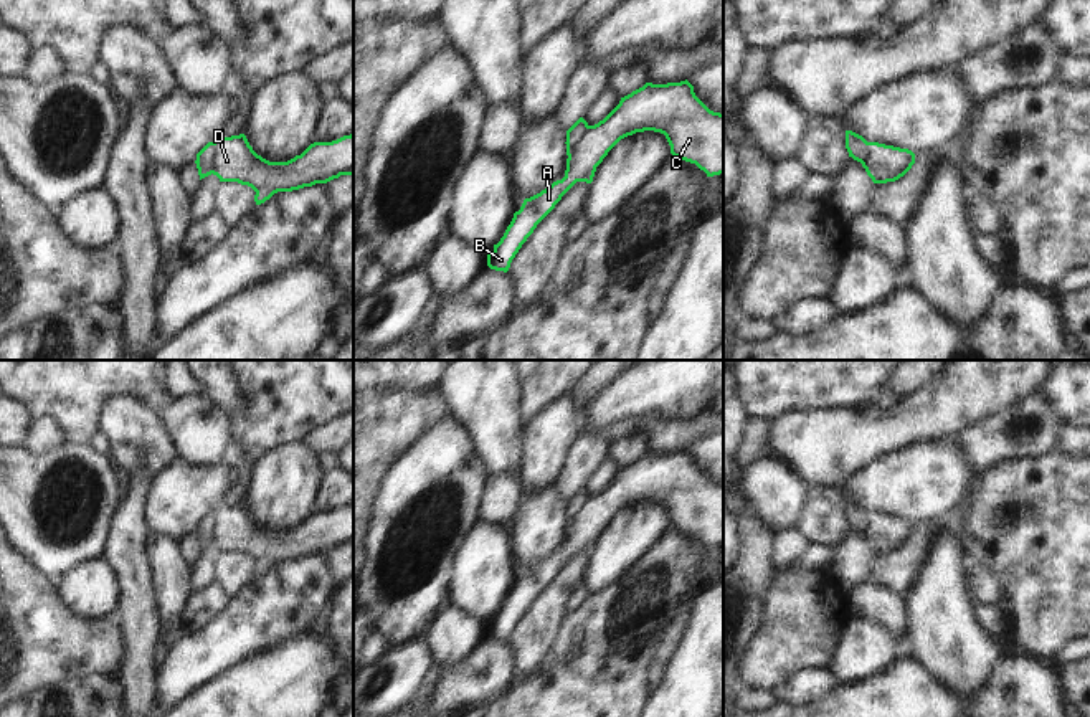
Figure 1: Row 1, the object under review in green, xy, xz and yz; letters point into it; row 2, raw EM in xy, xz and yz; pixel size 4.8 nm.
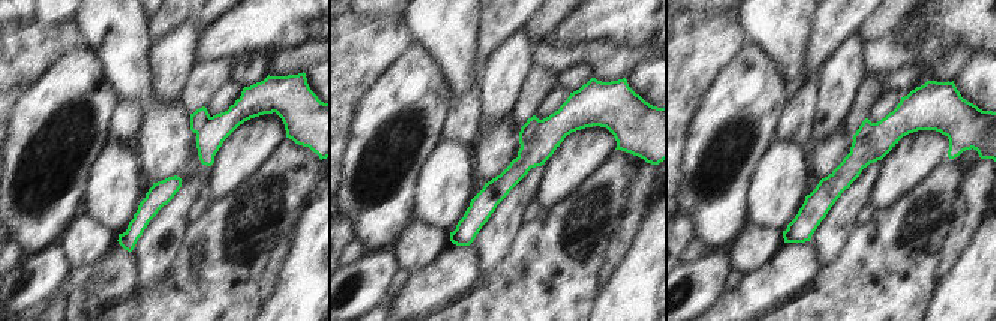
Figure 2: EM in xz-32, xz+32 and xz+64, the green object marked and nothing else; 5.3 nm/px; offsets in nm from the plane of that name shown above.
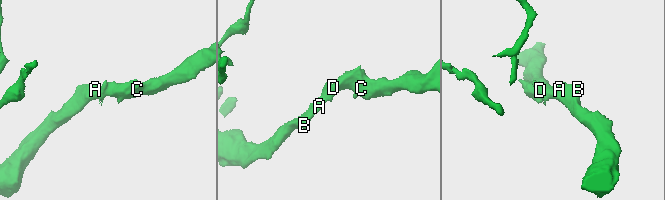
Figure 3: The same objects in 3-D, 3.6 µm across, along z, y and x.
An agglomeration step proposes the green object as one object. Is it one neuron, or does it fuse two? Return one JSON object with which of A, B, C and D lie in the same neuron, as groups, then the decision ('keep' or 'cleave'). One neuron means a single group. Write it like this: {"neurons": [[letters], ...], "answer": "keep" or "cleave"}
{"neurons": [["A", "B", "C", "D"]], "answer": "keep"}

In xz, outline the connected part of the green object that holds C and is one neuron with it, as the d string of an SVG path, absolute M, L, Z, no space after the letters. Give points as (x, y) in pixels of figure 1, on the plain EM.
M687 449L667 454L646 453L621 468L598 494L590 496L580 487L566 501L565 547L524 570L504 606L487 624L487 636L507 643L522 615L562 567L576 552L591 553L608 522L621 509L644 501L664 504L671 524L695 534L707 547L723 544L723 484L710 481Z

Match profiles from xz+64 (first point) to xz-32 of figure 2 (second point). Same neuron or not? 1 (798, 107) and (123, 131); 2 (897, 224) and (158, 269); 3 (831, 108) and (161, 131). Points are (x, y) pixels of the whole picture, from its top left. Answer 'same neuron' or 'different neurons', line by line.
1: same neuron
2: different neurons
3: different neurons

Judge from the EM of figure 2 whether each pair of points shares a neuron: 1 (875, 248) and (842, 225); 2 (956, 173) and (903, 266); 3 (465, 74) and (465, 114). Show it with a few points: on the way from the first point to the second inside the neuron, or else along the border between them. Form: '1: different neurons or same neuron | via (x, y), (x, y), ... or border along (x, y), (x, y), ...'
1: different neurons | border along (855, 228), (842, 252), (831, 261)
2: same neuron | via (936, 195), (924, 215), (924, 233), (914, 243)
3: different neurons | border along (477, 86), (452, 98)

